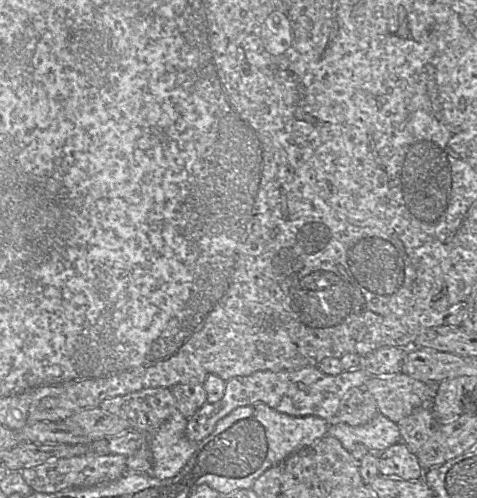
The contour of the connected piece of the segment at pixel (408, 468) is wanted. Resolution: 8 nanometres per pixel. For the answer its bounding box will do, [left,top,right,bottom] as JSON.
[378,441,426,480]

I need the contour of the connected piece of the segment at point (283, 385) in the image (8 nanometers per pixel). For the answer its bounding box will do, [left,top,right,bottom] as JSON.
[186,366,368,443]

